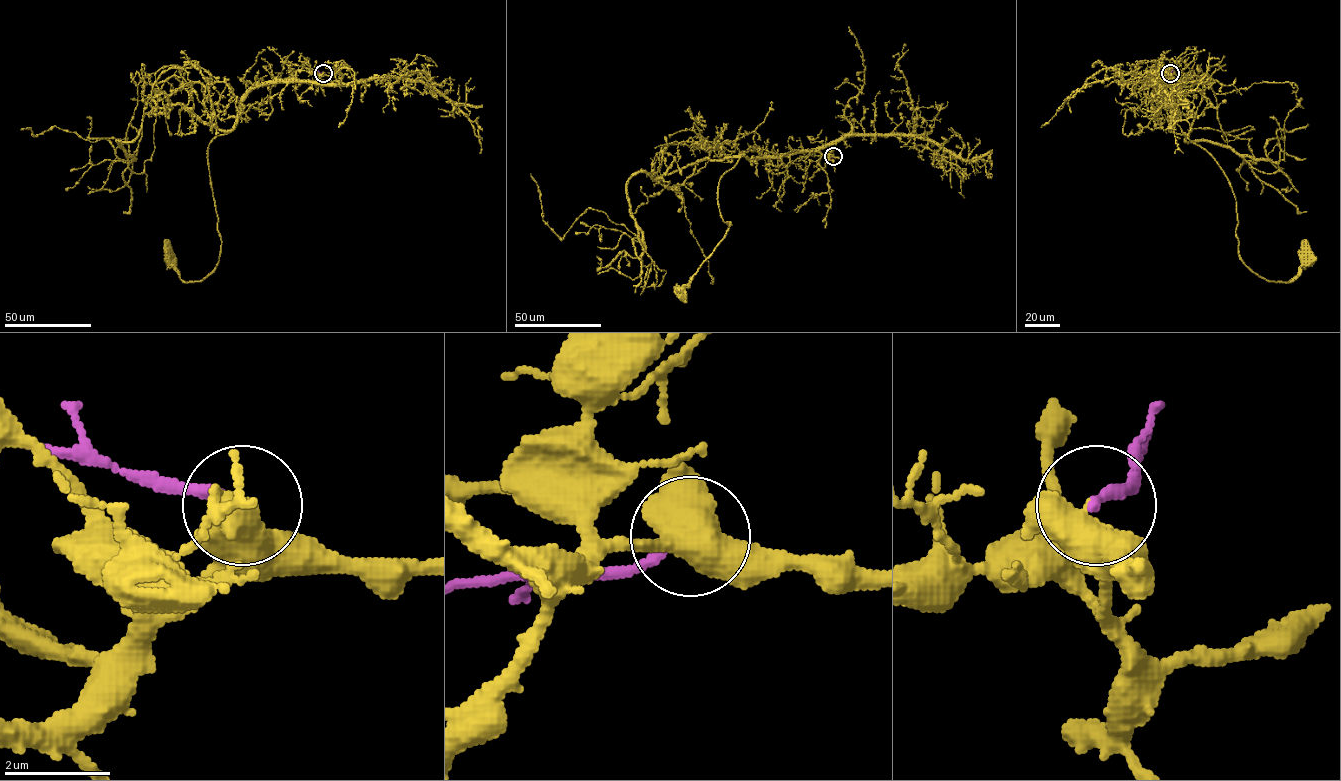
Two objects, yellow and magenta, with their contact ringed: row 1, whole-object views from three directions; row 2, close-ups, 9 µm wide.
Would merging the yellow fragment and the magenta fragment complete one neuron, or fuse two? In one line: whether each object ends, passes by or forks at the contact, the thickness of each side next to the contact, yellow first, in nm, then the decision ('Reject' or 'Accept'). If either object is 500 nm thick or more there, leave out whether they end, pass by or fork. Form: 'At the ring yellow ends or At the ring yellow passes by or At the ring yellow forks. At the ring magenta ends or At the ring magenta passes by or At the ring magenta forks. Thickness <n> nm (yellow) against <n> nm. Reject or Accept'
At the ring yellow passes by. At the ring magenta ends. Thickness 440 nm (yellow) against 200 nm. Reject

